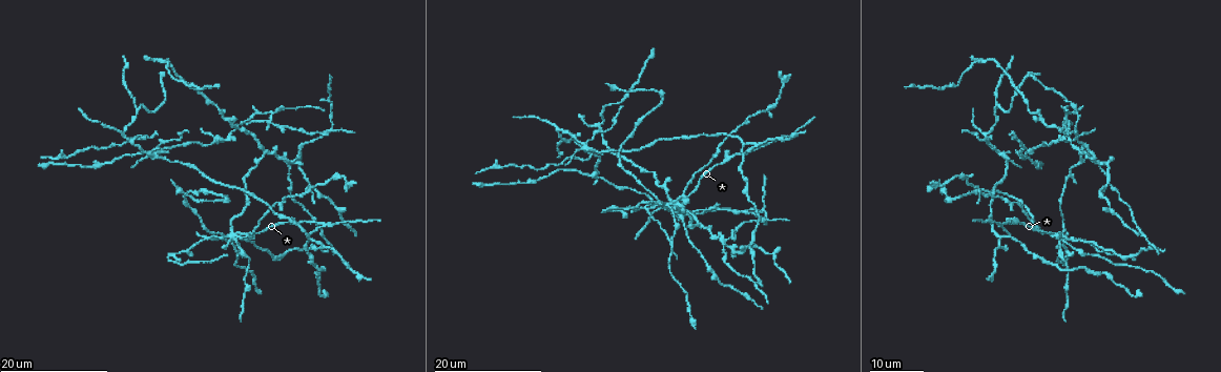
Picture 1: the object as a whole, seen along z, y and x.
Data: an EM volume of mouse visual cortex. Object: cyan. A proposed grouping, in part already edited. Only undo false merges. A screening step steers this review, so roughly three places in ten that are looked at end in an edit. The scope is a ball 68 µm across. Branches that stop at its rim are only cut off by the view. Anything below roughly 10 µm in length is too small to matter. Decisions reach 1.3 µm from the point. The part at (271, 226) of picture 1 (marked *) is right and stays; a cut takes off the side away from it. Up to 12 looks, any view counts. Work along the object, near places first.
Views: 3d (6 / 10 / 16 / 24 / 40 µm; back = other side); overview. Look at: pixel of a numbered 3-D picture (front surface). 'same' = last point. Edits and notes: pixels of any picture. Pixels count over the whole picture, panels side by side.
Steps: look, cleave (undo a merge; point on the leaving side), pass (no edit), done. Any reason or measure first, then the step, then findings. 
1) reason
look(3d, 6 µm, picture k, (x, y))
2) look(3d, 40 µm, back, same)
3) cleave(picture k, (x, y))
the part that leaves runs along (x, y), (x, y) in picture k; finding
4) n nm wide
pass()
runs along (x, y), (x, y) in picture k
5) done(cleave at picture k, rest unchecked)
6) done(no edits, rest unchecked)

calibre changes
look(3d, 24 µm, picture 1, (249, 171))

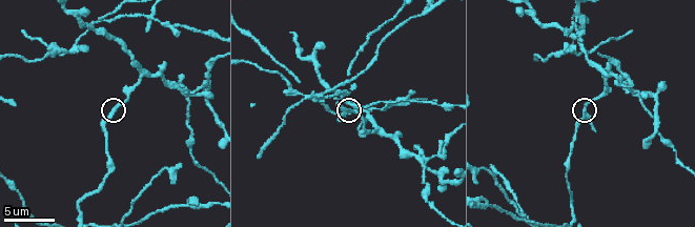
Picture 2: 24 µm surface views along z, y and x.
closer look
look(3d, 6 µm, picture 2, (114, 110))

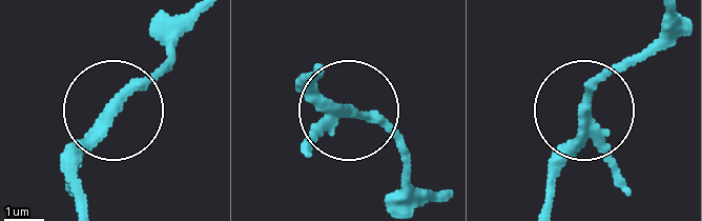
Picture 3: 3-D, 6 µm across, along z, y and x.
pass()
runs along (85, 207), (82, 147), (165, 60) in picture 3; continuous, no second cell

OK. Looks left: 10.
look(3d, 10 µm, picture 2, (142, 71))

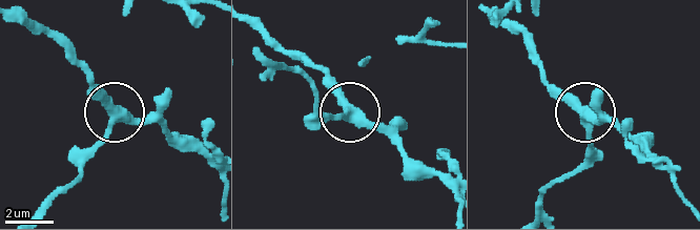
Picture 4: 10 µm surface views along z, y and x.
look(3d, 6 µm, picture 4, (350, 106))

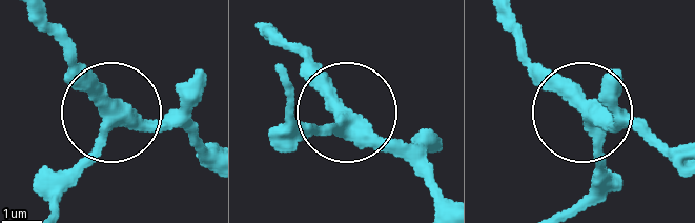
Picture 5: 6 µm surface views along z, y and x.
pass()
runs along (281, 81), (298, 118), (342, 118), (342, 102), (301, 55) in picture 5; one cell here

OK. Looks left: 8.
sudden change in width
look(3d, 16 µm, picture 2, (425, 10))

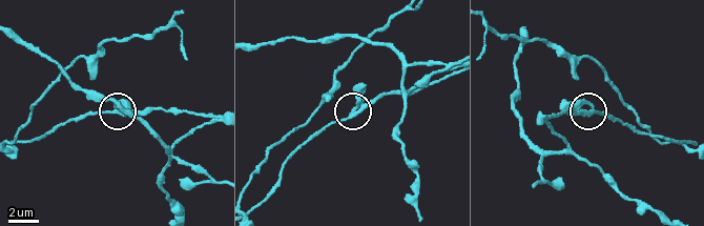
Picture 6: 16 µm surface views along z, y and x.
270 nm wide
pass()
runs along (67, 123), (104, 111), (147, 111) in picture 6; continuous, no second cell

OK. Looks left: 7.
looks like a crossing
look(3d, 10 µm, picture 2, (636, 92))

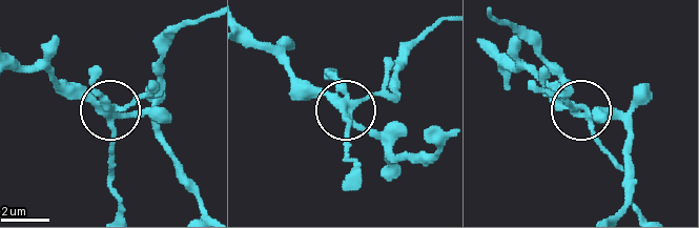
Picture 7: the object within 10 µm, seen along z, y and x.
310 nm wide
pass()
runs along (250, 44), (345, 108), (347, 157) in picture 7; one cell here

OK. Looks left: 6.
two arms in line, one across
look(3d, 24 µm, picture 1, (324, 130))

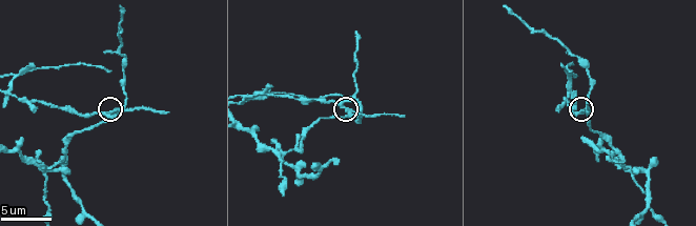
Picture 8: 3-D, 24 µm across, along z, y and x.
closer look
look(3d, 6 µm, picture 8, (112, 111))

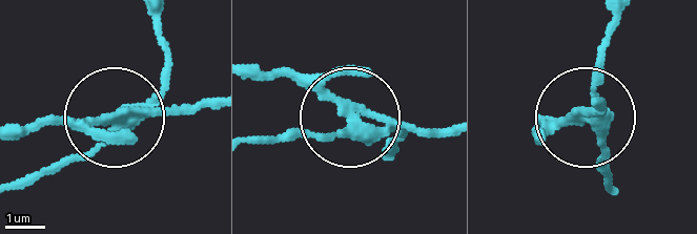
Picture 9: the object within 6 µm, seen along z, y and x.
260 nm wide
cleave(picture 9, (183, 109))
the part that leaves runs along (122, 111), (15, 122) in picture 9; a second cell is stuck on

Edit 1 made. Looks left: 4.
look(overview)

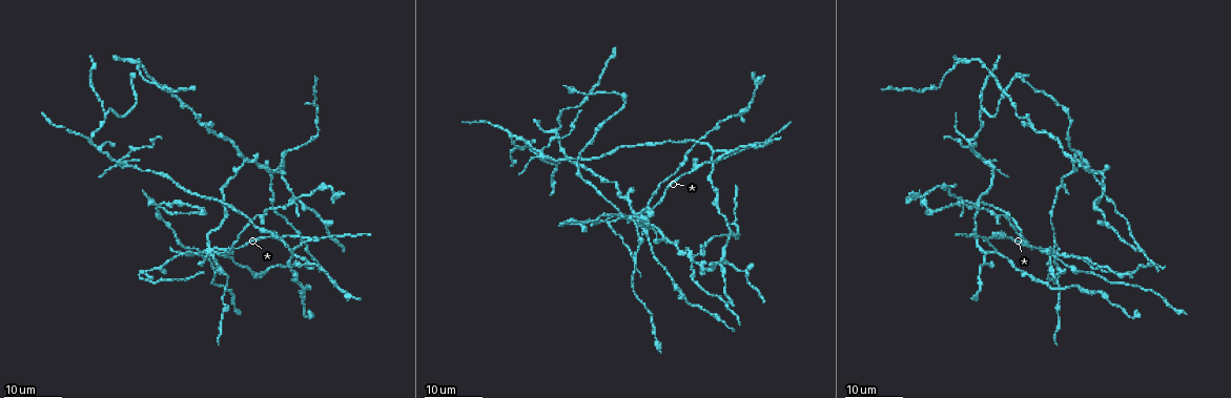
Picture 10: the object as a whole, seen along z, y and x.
three-way junction
look(3d, 16 µm, picture 10, (296, 253))

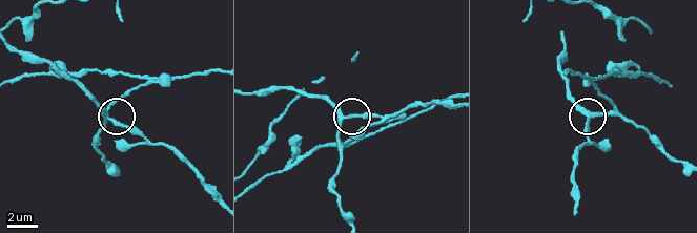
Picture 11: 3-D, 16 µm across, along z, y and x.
zoom in
look(3d, 6 µm, picture 11, (111, 119))

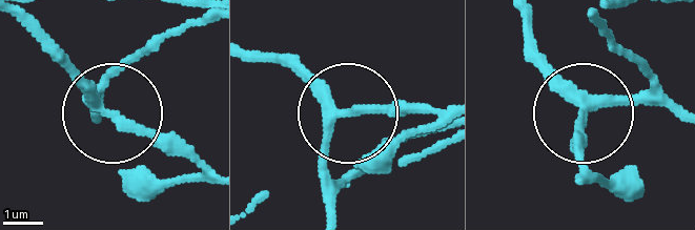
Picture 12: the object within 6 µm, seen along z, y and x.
pass()
continuous, no second cell

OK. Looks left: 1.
done(cleave at picture 9, rest unchecked)

